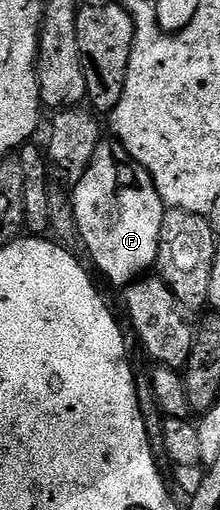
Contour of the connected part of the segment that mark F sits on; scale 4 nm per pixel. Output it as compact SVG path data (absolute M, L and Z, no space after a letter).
M101 140L94 156L90 160L90 168L82 176L82 180L75 183L71 191L70 201L72 211L76 217L76 233L79 241L84 241L88 249L87 261L96 265L95 273L113 282L117 288L129 286L137 278L147 275L155 267L158 248L160 247L160 229L164 219L165 204L158 196L158 188L154 188L154 180L146 168L139 166L122 148L122 144L115 140Z

